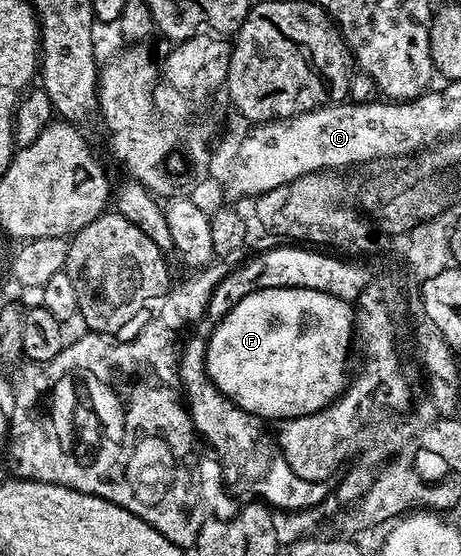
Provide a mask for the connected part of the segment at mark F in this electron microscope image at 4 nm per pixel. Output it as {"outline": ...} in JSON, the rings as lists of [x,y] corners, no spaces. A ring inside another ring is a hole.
{"outline":[[[262,288],[260,290],[253,289],[246,297],[242,297],[230,309],[230,313],[226,313],[224,318],[215,324],[208,335],[208,348],[204,354],[206,361],[206,369],[210,373],[210,377],[214,381],[214,385],[218,385],[218,389],[227,399],[233,399],[239,407],[246,409],[252,415],[258,415],[265,421],[281,421],[286,419],[309,417],[316,411],[323,410],[329,403],[334,402],[341,394],[345,387],[349,384],[350,372],[344,366],[348,363],[348,350],[354,347],[354,330],[353,330],[353,304],[346,300],[340,300],[330,293],[319,292],[318,289],[306,288]]]}

